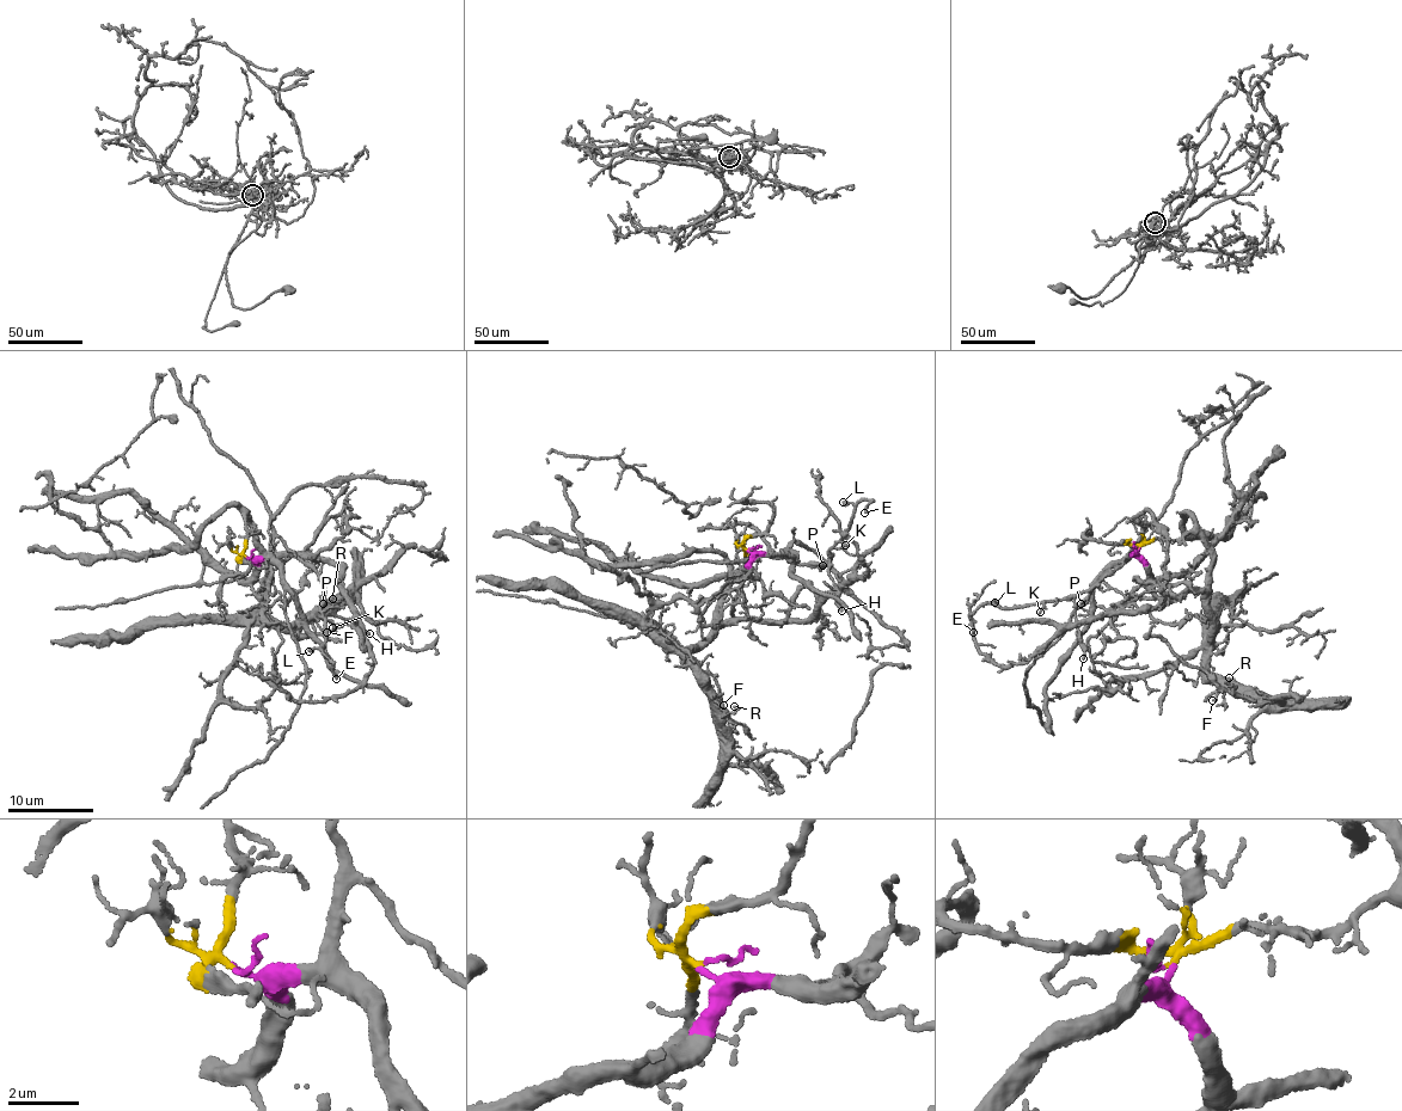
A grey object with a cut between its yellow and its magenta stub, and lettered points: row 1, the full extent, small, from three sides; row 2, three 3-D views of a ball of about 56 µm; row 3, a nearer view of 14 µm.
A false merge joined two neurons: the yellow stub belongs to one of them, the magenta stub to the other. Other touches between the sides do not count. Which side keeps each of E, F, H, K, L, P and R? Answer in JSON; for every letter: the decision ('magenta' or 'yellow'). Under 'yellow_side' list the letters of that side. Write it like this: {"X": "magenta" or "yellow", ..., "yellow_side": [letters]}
{"E": "magenta", "F": "yellow", "H": "magenta", "K": "magenta", "L": "magenta", "P": "magenta", "R": "yellow", "yellow_side": ["F", "R"]}

